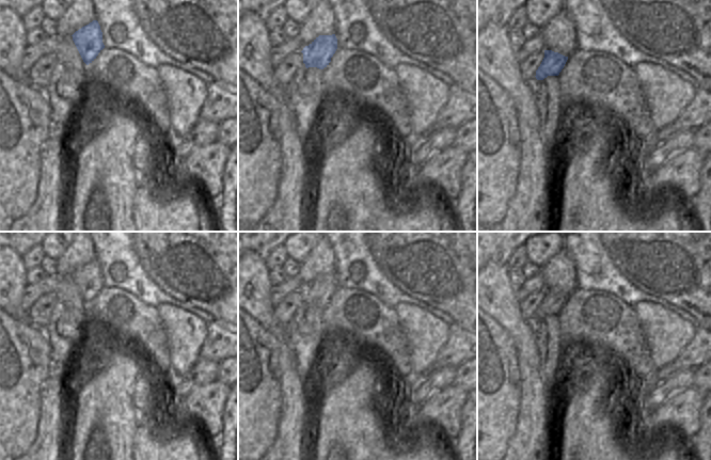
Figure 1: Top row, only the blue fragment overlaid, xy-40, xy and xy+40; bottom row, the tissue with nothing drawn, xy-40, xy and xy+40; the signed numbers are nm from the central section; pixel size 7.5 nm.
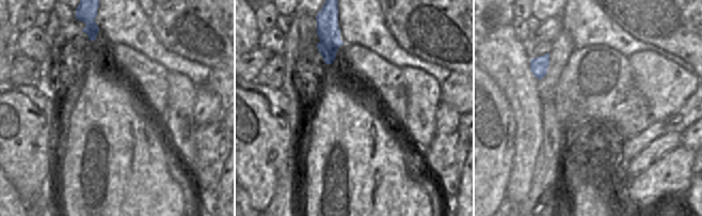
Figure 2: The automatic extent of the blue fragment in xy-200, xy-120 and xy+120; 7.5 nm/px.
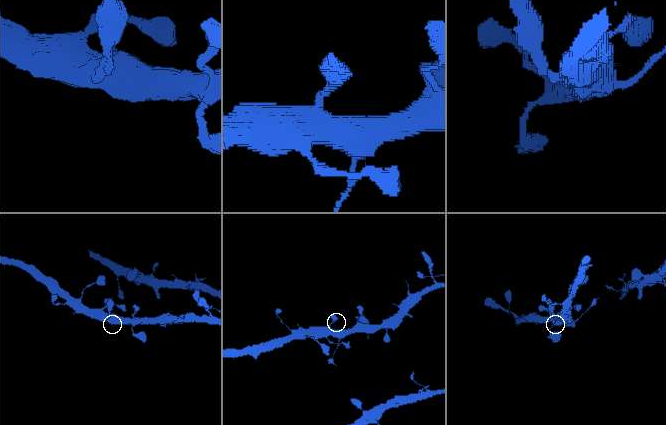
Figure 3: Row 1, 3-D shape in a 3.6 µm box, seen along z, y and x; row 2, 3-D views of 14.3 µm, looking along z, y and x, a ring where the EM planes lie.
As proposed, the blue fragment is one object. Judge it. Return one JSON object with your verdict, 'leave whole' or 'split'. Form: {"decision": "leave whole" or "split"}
{"decision": "leave whole"}

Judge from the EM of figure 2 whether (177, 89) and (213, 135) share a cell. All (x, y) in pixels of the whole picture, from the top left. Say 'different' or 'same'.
different

